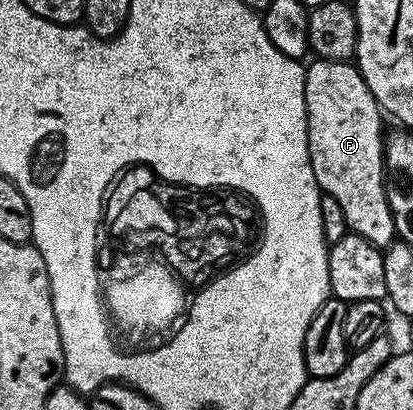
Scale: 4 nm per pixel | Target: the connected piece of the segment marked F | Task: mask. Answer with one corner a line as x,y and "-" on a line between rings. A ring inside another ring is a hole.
314,59
305,69
305,101
307,102
307,134
311,166
317,186
324,195
335,198
347,218
349,232
367,238
376,248
389,247
395,239
393,215
385,197
385,138
381,132
383,113
377,99
371,94
361,72
344,60

